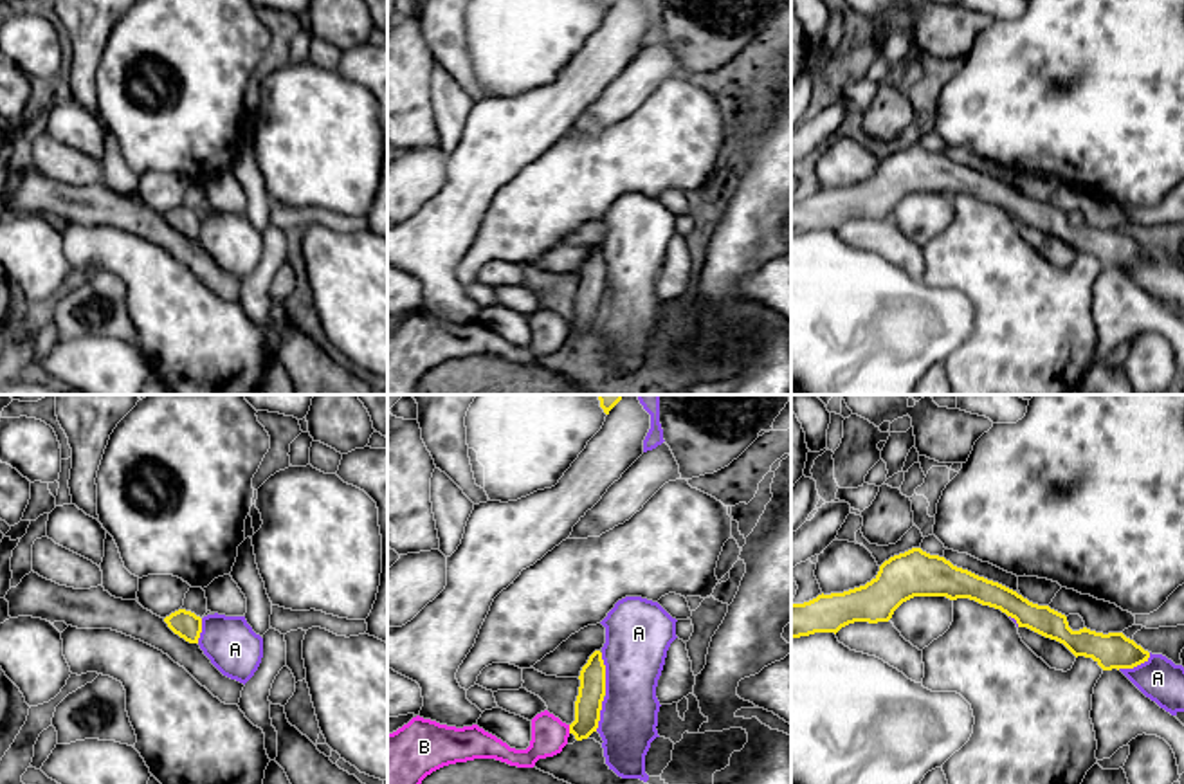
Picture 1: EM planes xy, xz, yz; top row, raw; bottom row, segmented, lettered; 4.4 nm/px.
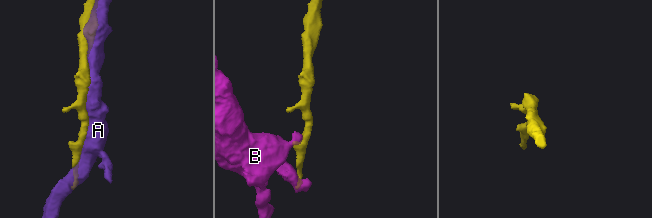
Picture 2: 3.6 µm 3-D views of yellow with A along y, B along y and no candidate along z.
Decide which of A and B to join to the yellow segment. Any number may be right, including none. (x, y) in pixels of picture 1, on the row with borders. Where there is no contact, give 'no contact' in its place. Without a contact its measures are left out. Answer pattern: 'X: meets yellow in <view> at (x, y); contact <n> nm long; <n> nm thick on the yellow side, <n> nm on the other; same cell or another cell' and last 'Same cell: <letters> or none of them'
A: meets yellow in xz at (604, 674); contact 190 nm long; 120 nm thick on the yellow side, 300 nm on the other; another cell
B: meets yellow in xz at (570, 729); contact 40 nm long; 120 nm thick on the yellow side, 160 nm on the other; another cell
Same cell: none of them

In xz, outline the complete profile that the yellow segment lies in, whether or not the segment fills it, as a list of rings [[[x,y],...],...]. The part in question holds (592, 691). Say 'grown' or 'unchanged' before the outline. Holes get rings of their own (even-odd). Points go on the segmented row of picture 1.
unchanged; [[[595,651],[589,656],[578,679],[580,687],[575,701],[575,721],[569,725],[569,734],[573,734],[577,741],[582,741],[597,732],[606,696],[606,665],[600,651]]]

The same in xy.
unchanged; [[[178,609],[164,618],[168,627],[184,638],[189,643],[198,643],[200,633],[202,633],[202,618],[196,616],[191,611]]]

